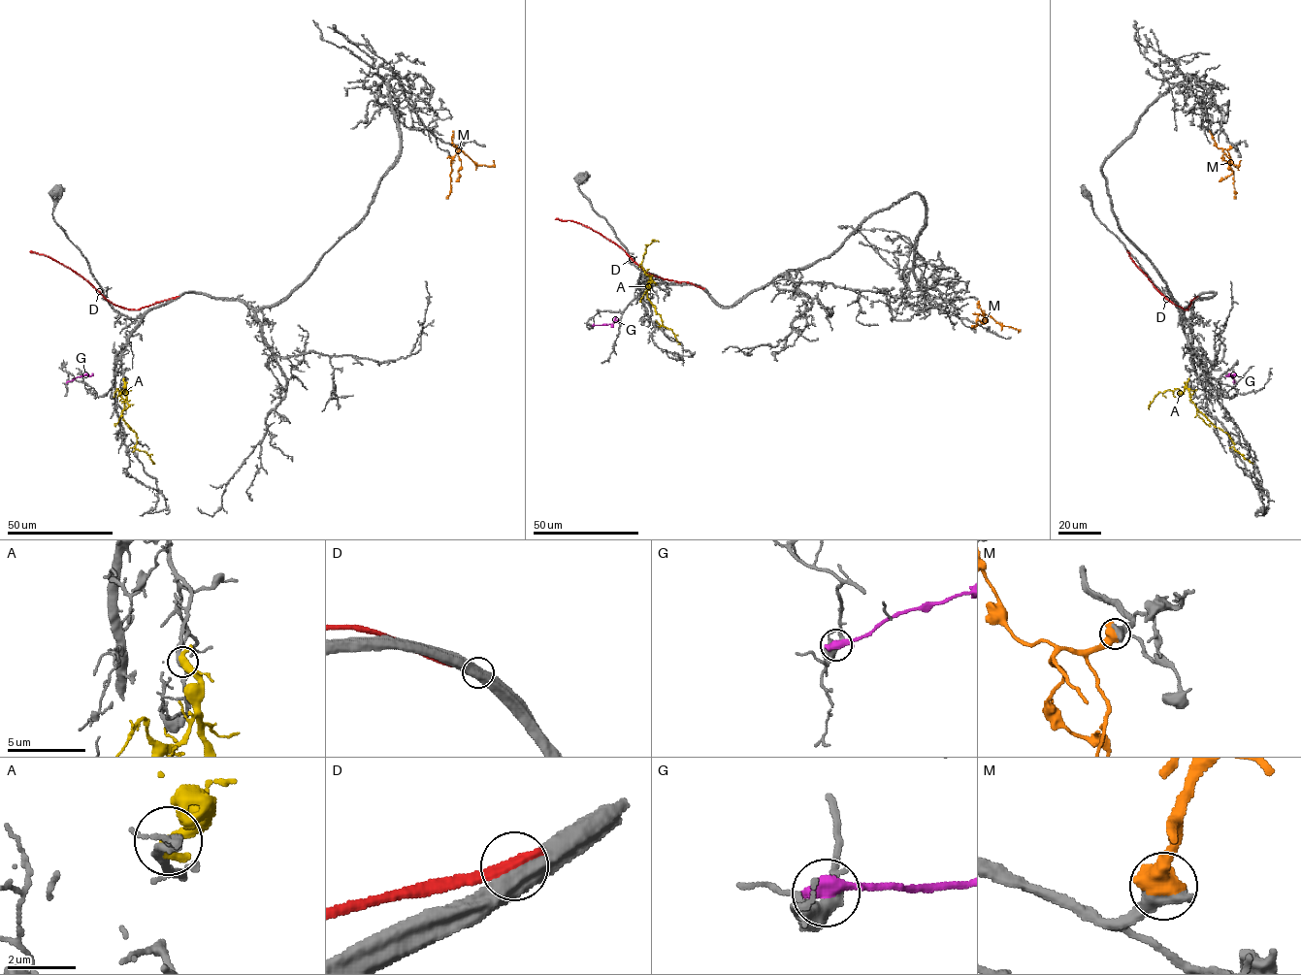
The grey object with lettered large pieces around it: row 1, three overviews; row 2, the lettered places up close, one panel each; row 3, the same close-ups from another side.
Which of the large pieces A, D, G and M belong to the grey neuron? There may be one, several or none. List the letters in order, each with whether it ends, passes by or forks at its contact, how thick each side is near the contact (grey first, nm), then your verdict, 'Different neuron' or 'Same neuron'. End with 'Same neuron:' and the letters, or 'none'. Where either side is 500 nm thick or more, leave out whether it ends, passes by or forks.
A: It passes by. Thickness 240 nm (grey) against 360 nm. Different neuron
D: Thickness 600 nm (grey) against 420 nm. Different neuron
G: Thickness 360 nm (grey) against 550 nm. Different neuron
M: Thickness 750 nm (grey) against 850 nm. Same neuron
Same neuron: M

